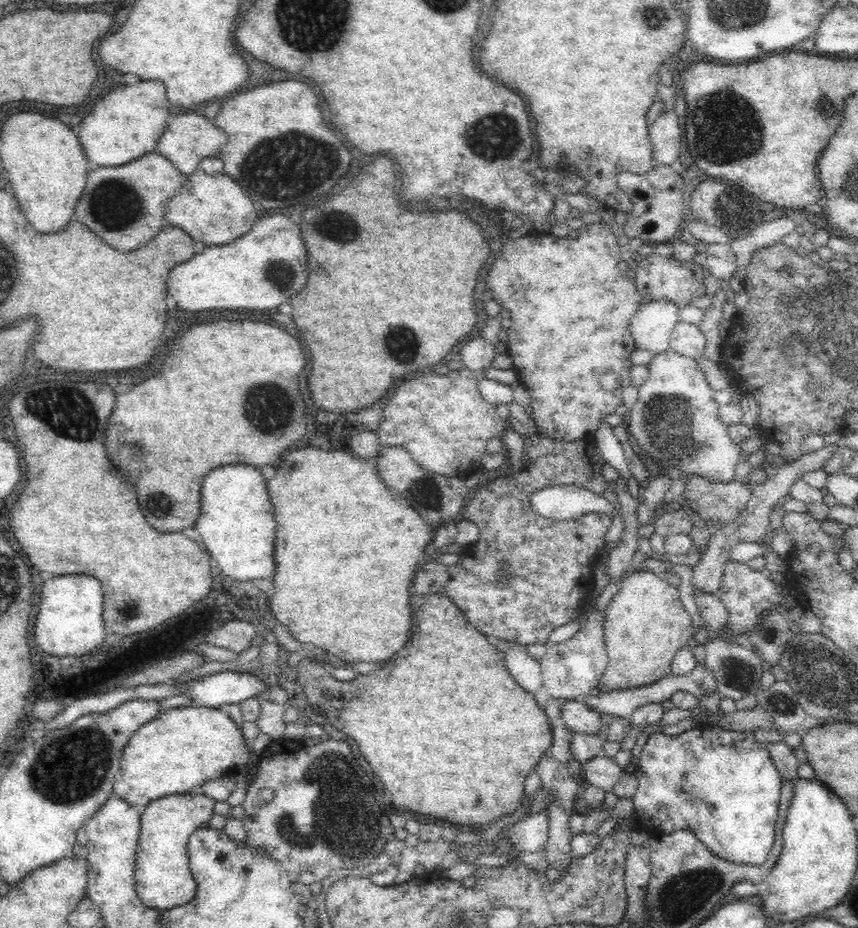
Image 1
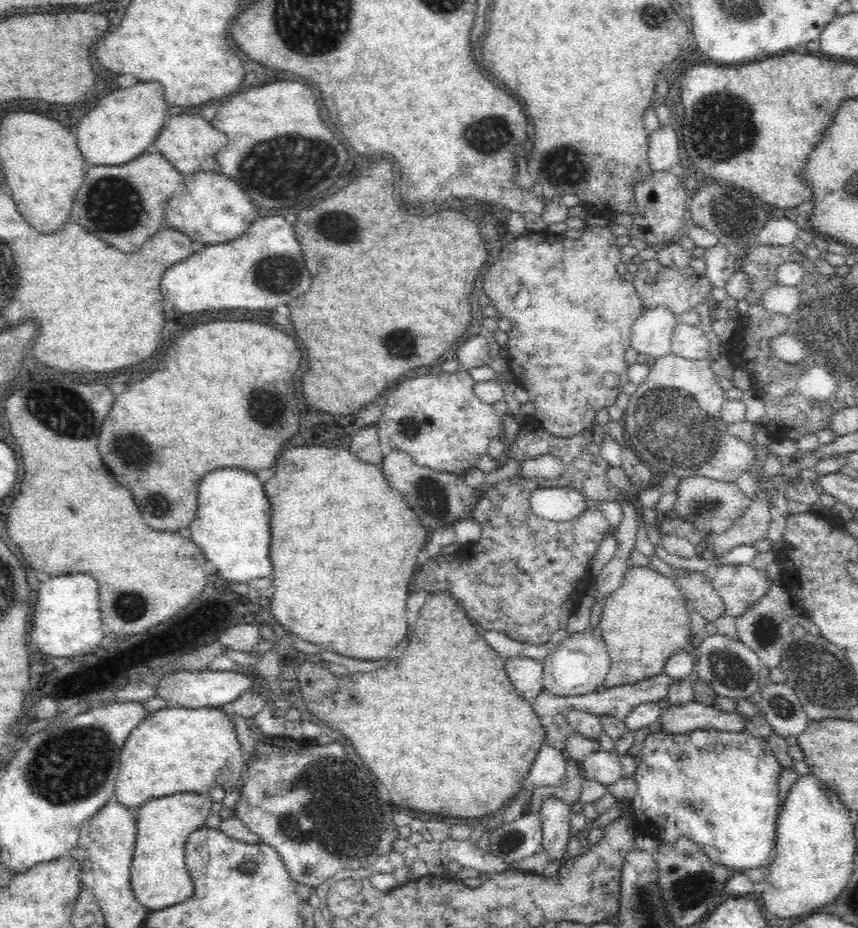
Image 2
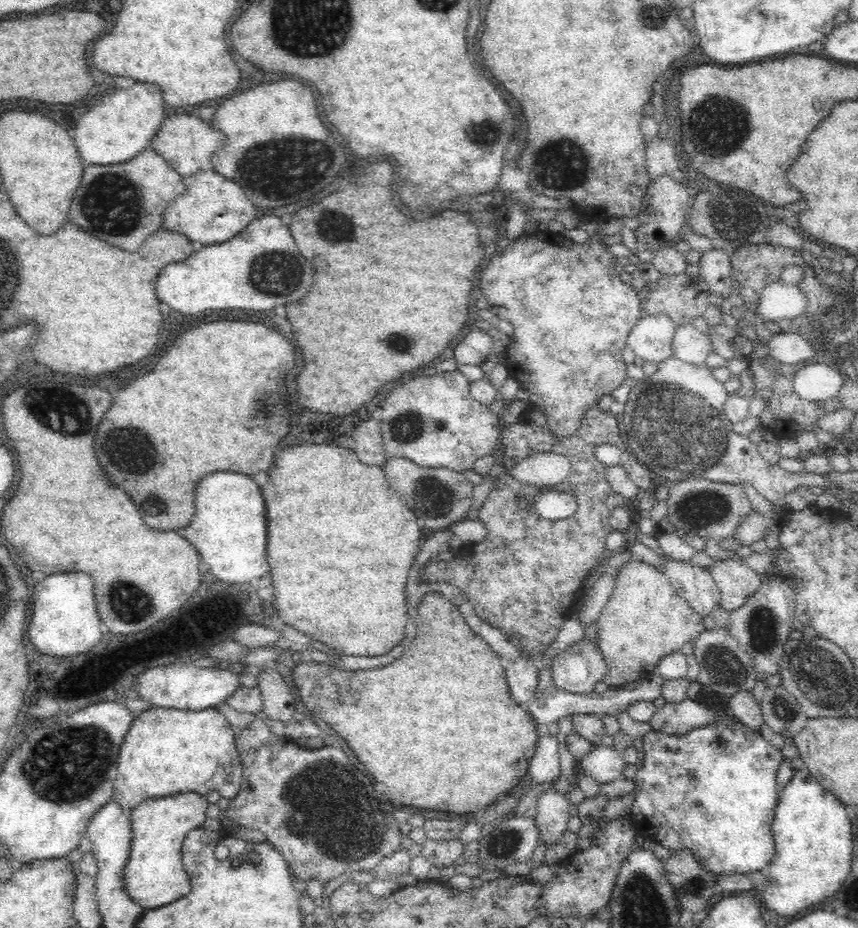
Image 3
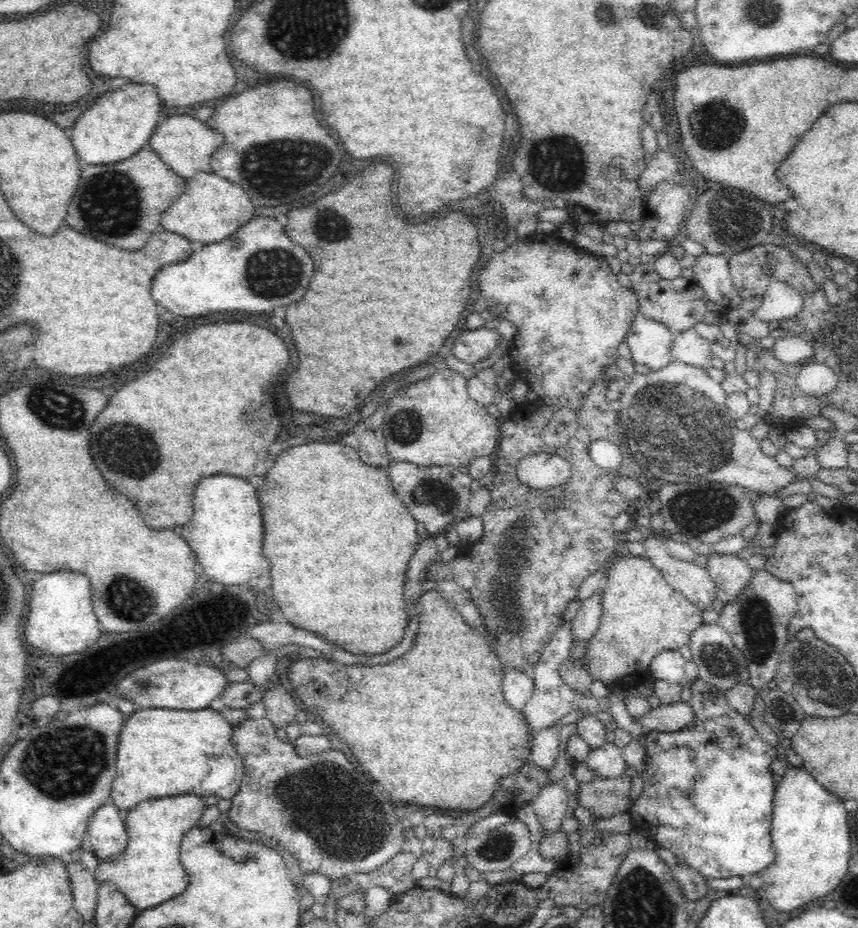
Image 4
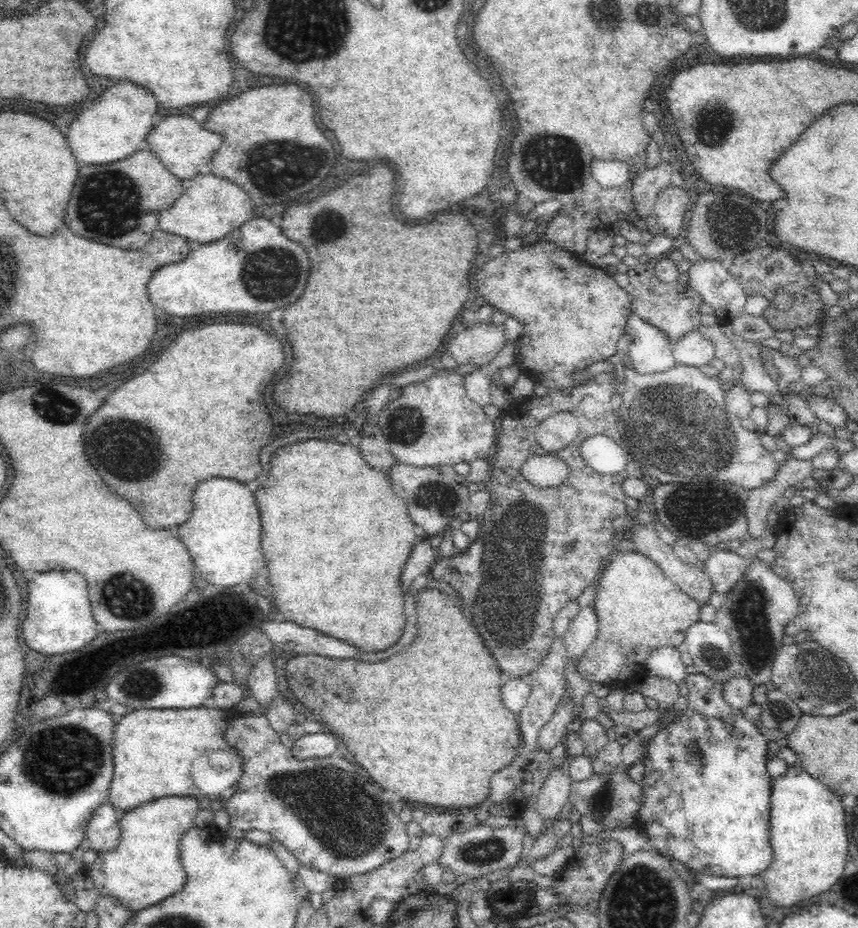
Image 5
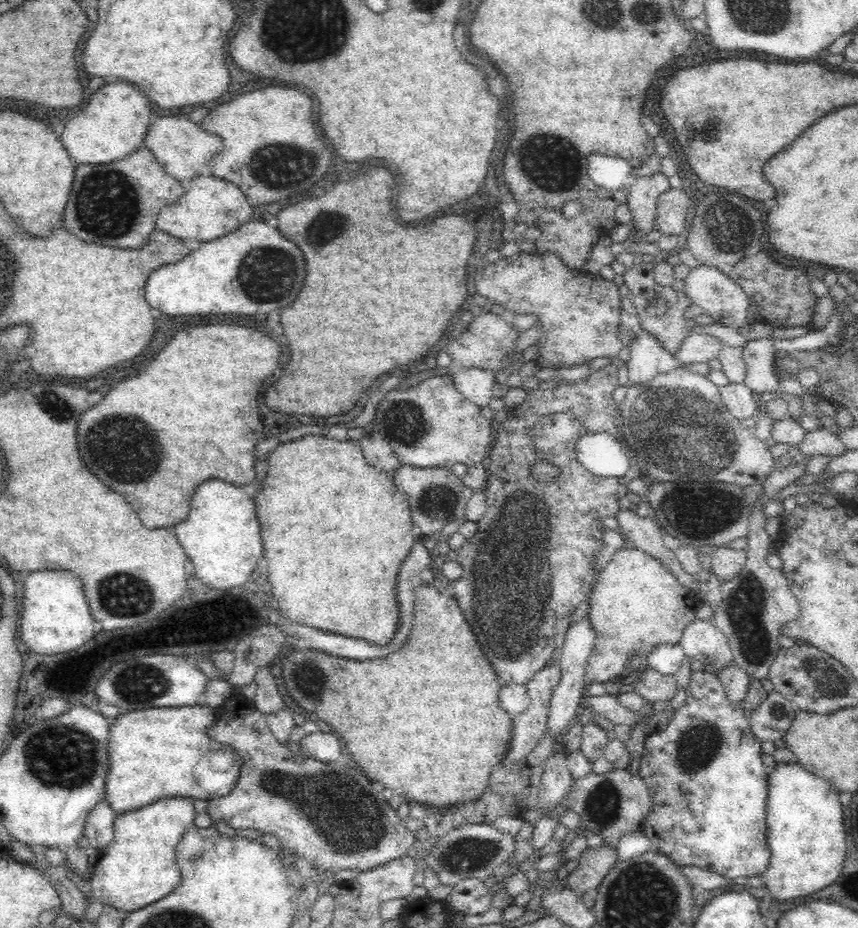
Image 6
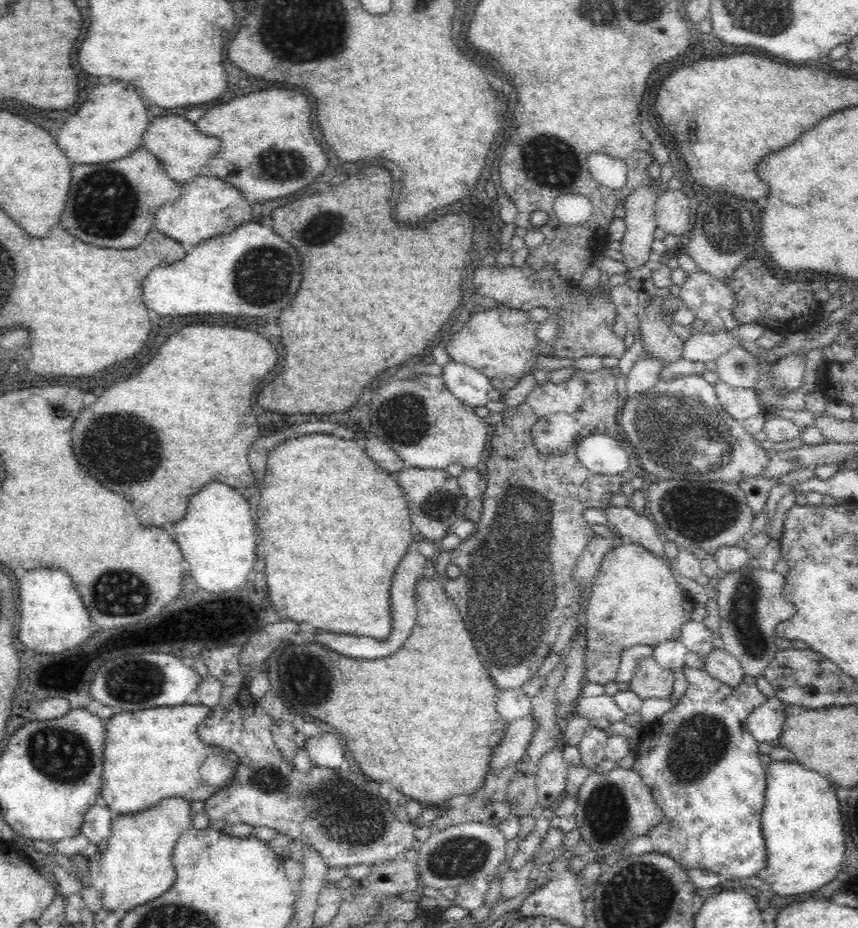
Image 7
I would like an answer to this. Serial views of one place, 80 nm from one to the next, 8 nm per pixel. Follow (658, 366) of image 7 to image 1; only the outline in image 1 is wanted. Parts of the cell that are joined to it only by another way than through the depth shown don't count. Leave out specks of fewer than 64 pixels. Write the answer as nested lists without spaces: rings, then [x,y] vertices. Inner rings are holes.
[[[666,299],[644,301],[629,324],[634,345],[652,354],[670,349],[671,334],[679,321],[678,309]]]

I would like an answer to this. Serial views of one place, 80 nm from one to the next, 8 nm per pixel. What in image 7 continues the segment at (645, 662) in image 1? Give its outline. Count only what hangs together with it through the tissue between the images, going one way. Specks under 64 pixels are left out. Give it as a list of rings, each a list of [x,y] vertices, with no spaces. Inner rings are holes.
[[[624,541],[616,548],[612,548],[602,560],[590,584],[588,597],[582,617],[584,636],[584,670],[585,682],[606,685],[615,680],[620,664],[620,652],[636,644],[648,644],[656,646],[662,641],[676,640],[680,638],[680,626],[690,620],[692,602],[690,597],[678,585],[667,562],[661,557],[656,557],[648,549],[643,548],[636,542]]]

